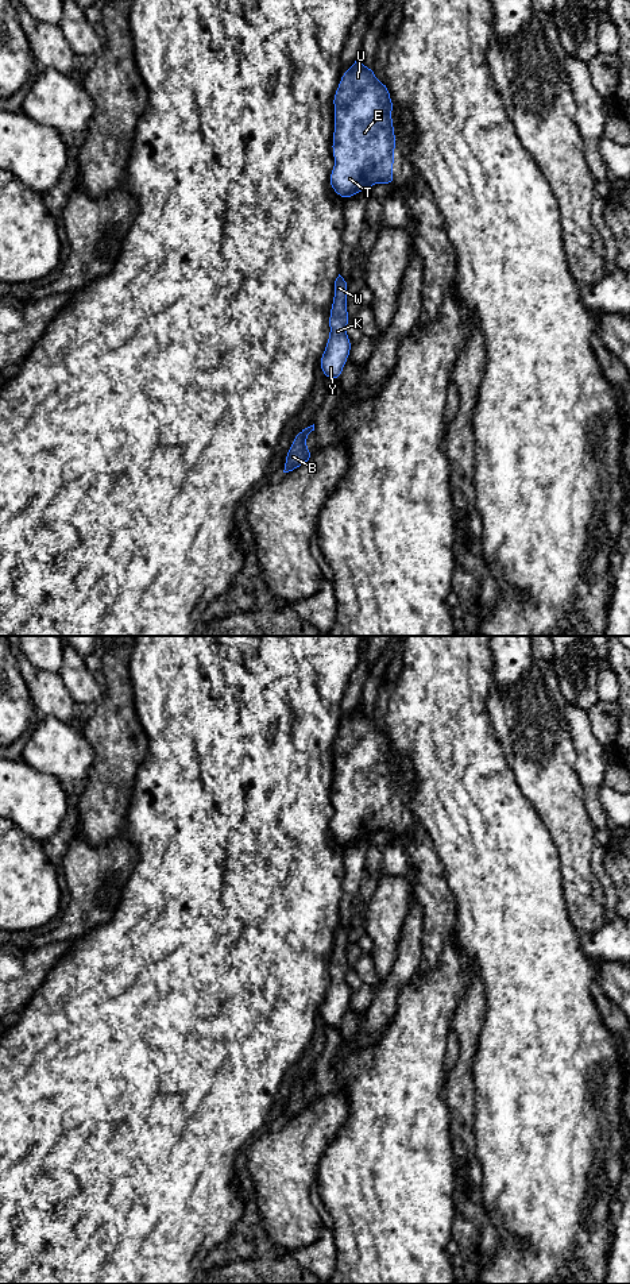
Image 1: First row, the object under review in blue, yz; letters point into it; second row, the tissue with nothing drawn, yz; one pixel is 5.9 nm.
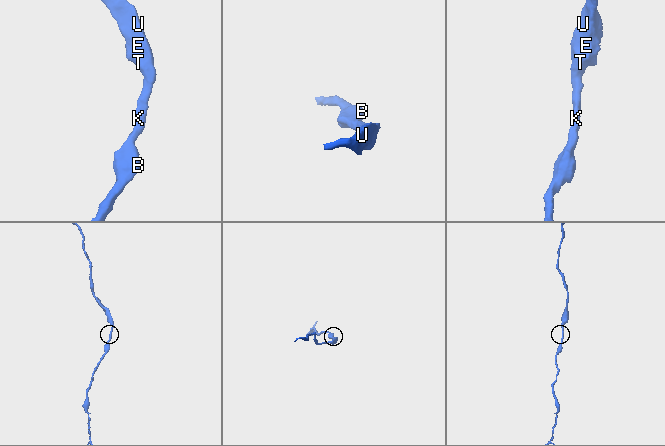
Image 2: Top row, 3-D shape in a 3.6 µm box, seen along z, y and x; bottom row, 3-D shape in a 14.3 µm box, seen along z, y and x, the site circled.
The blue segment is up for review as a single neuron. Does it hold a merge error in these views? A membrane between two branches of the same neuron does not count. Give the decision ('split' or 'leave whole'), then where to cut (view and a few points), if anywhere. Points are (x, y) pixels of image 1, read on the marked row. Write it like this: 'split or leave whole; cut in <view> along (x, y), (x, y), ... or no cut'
leave whole; no cut

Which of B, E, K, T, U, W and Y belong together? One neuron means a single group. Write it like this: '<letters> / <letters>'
B E K T U W Y

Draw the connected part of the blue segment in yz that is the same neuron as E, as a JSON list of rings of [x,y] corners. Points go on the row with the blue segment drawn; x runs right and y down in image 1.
[[[359,55],[343,73],[333,107],[331,188],[348,200],[378,182],[394,185],[394,104],[386,82],[380,84],[374,69],[366,68]]]

